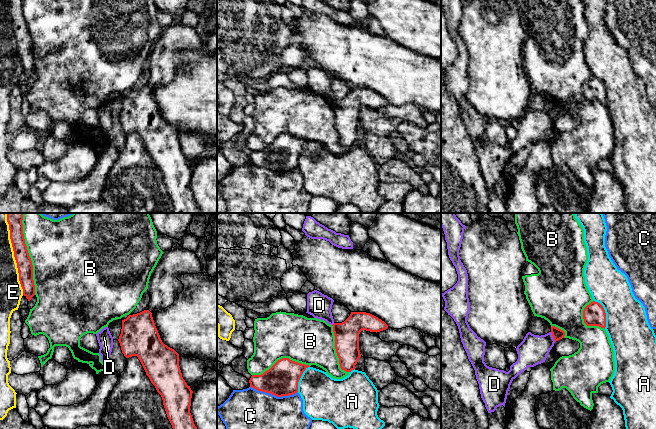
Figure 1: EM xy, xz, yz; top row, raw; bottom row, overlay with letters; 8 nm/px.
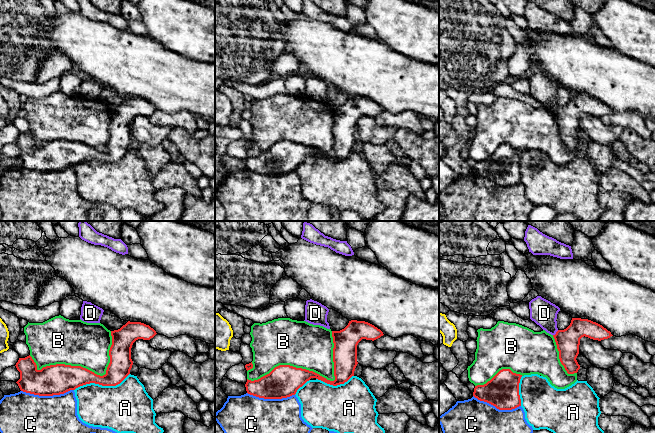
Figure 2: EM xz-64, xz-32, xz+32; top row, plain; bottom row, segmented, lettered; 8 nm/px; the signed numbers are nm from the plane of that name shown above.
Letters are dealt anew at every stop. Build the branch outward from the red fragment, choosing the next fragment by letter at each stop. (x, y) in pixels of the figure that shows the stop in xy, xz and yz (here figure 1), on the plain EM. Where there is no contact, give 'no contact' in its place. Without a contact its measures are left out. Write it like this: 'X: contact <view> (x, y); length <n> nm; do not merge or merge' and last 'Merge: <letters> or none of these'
A: contact yz (605, 89); length 240 nm; do not merge
B: contact xy (30, 35); length 600 nm; do not merge
C: contact xz (274, 170); length 380 nm; do not merge
D: contact yz (553, 113); length 90 nm; do not merge
E: contact xy (15, 35); length 600 nm; do not merge
Merge: none of these

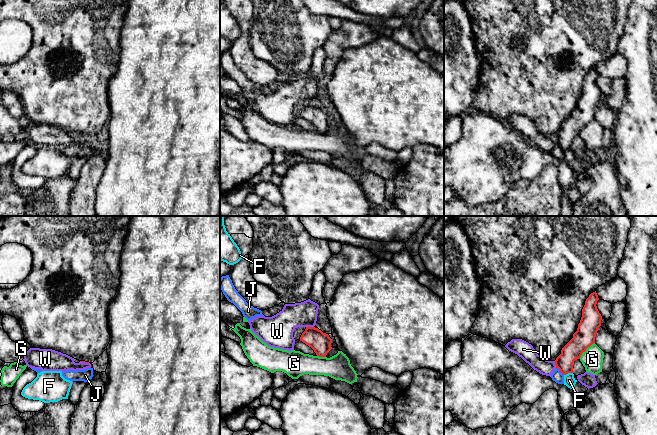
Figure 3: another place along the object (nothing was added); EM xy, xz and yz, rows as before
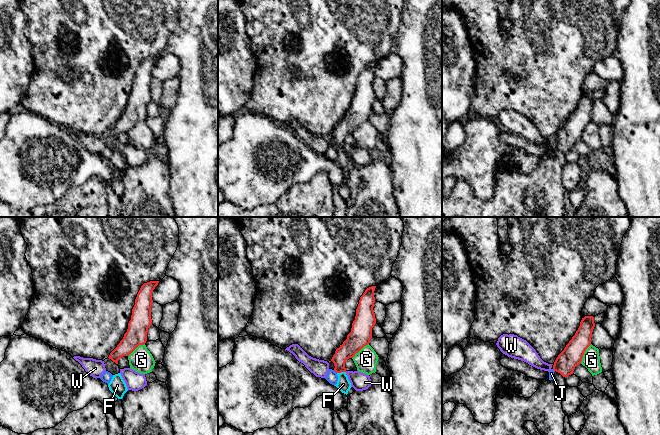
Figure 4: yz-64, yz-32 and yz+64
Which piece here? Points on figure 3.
F: contact yz (568, 148); length 80 nm; do not merge
G: contact yz (585, 126); length 180 nm; do not merge
J: contact yz (560, 147); length 90 nm; do not merge
W: contact xz (310, 103); length 60 nm; do not merge
Merge: none of these

